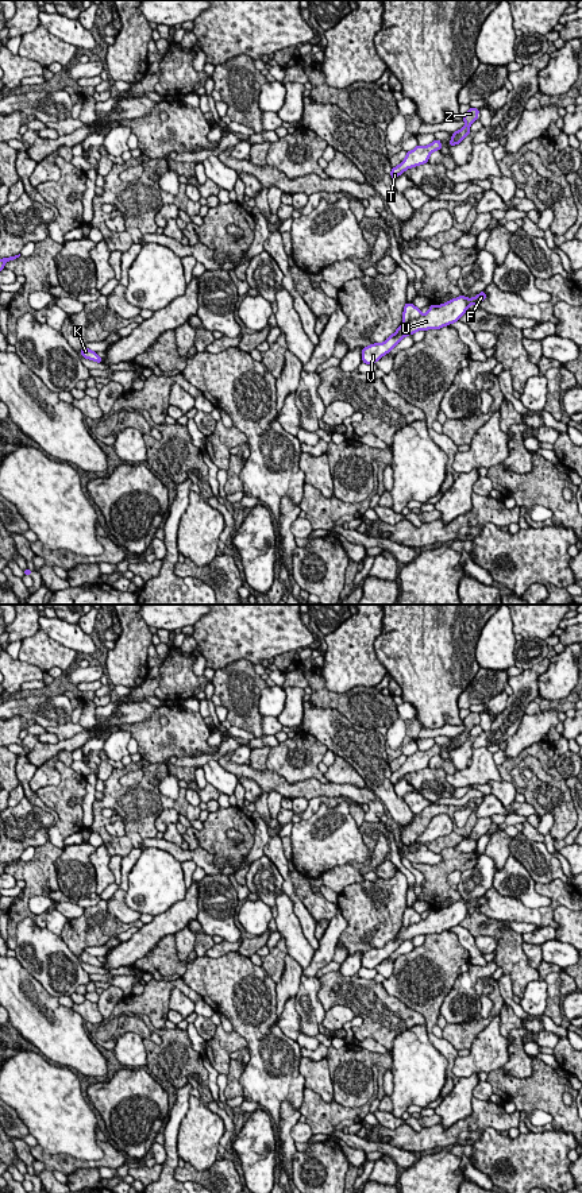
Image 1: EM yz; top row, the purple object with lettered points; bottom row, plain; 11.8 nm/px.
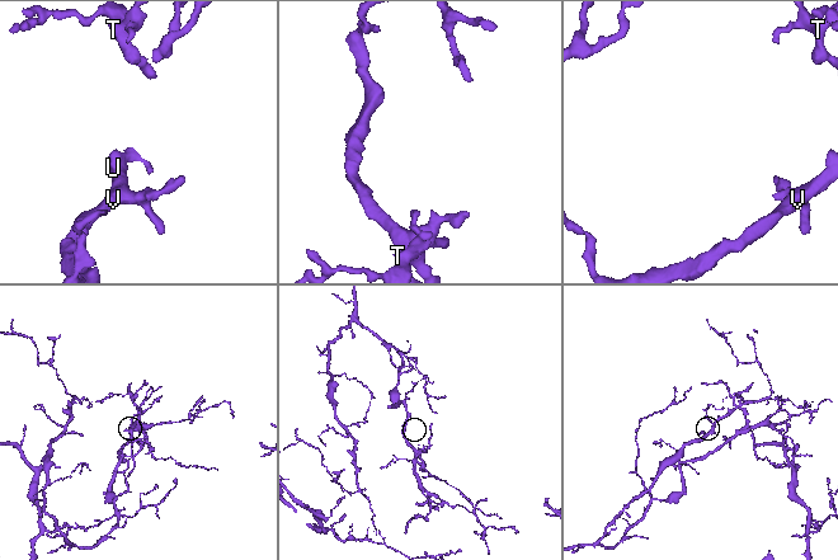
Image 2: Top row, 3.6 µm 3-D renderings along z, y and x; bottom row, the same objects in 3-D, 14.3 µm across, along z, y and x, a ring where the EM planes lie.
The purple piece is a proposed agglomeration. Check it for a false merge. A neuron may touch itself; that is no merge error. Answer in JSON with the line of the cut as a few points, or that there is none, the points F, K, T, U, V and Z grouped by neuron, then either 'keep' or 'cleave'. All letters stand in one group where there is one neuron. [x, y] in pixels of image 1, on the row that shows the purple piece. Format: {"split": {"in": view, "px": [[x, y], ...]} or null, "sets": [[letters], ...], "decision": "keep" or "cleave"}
{"split": {"in": "yz", "px": [[421, 315], [404, 321]]}, "sets": [["F", "K", "U", "V"], ["T", "Z"]], "decision": "cleave"}

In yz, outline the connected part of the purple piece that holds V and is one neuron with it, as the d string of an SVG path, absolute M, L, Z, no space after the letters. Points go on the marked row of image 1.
M481 292L473 298L459 296L438 306L429 305L425 314L421 314L419 318L404 321L383 343L374 343L365 347L362 350L362 362L366 364L374 364L383 355L389 354L401 339L408 335L413 335L417 331L440 329L459 321L470 305L479 306L483 300L486 300L486 293Z

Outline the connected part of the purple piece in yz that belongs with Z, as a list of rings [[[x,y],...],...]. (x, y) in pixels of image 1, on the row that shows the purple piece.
[[[470,108],[465,116],[463,116],[463,121],[466,123],[463,128],[452,132],[452,138],[450,140],[450,147],[459,144],[469,134],[470,134],[470,126],[478,120],[478,113],[479,109],[478,108]]]

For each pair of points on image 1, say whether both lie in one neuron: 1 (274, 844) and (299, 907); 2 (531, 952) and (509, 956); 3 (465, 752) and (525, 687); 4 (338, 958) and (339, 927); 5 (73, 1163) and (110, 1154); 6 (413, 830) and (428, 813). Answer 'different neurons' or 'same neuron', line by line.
1: same neuron
2: different neurons
3: same neuron
4: different neurons
5: same neuron
6: same neuron

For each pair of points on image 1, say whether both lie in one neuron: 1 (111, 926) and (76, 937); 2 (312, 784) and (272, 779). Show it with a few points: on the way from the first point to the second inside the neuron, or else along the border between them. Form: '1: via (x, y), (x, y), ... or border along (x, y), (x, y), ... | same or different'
1: via (103, 926), (96, 926), (84, 933) | same
2: via (303, 788), (285, 788), (281, 786) | same

